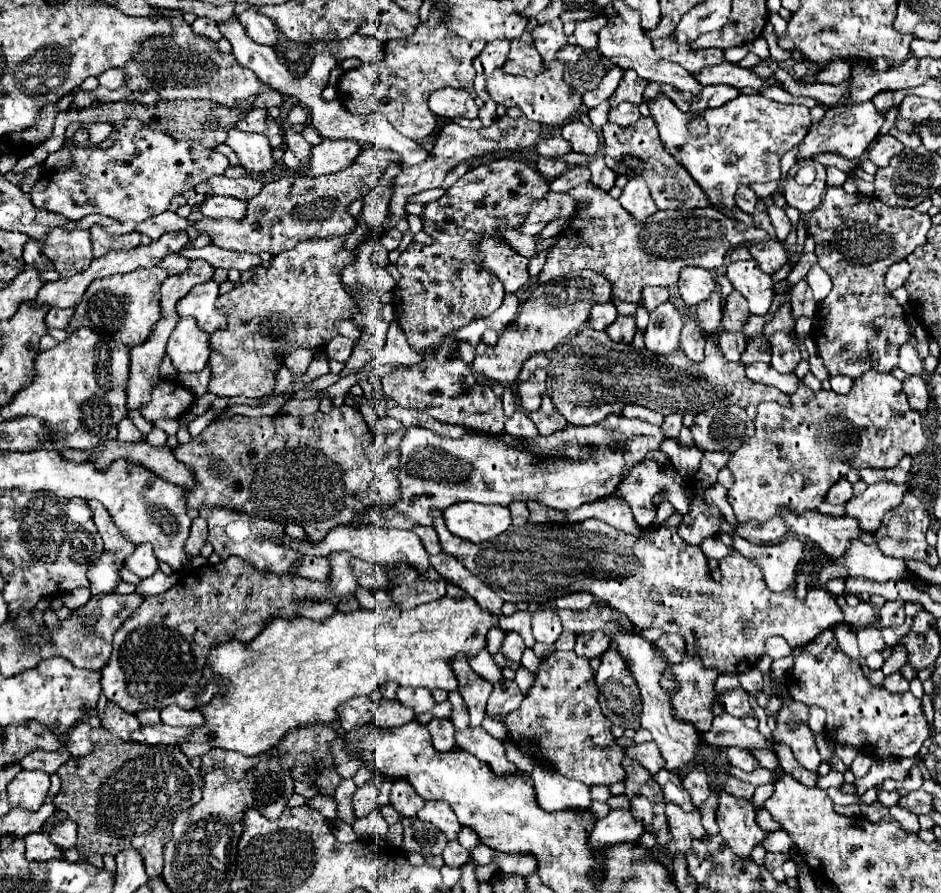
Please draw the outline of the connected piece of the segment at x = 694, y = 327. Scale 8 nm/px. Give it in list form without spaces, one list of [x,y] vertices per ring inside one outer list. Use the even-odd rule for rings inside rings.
[[[687,318],[681,330],[681,348],[693,362],[703,360],[705,350],[705,334],[697,322],[697,318]]]

